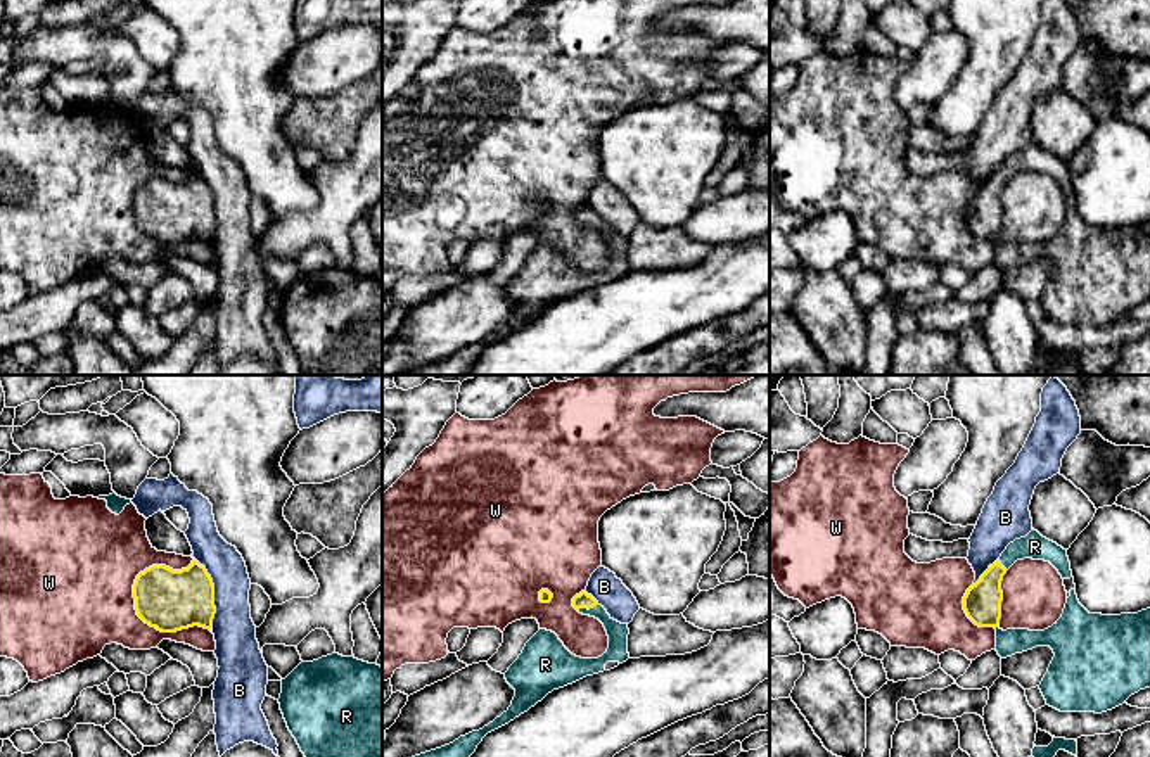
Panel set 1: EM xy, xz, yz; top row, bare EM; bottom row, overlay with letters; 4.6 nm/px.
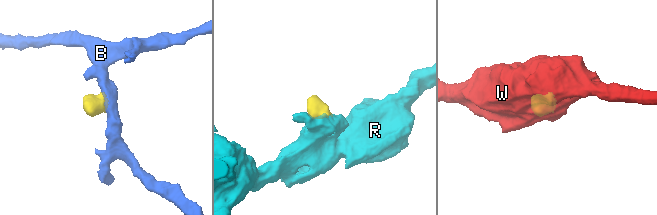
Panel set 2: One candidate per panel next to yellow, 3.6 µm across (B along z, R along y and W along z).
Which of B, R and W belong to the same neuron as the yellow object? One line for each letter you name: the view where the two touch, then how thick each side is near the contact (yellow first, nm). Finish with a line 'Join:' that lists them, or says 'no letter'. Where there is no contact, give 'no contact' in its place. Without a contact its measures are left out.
R: contact in xz; calibres 80 and 120 nm
Join: R

